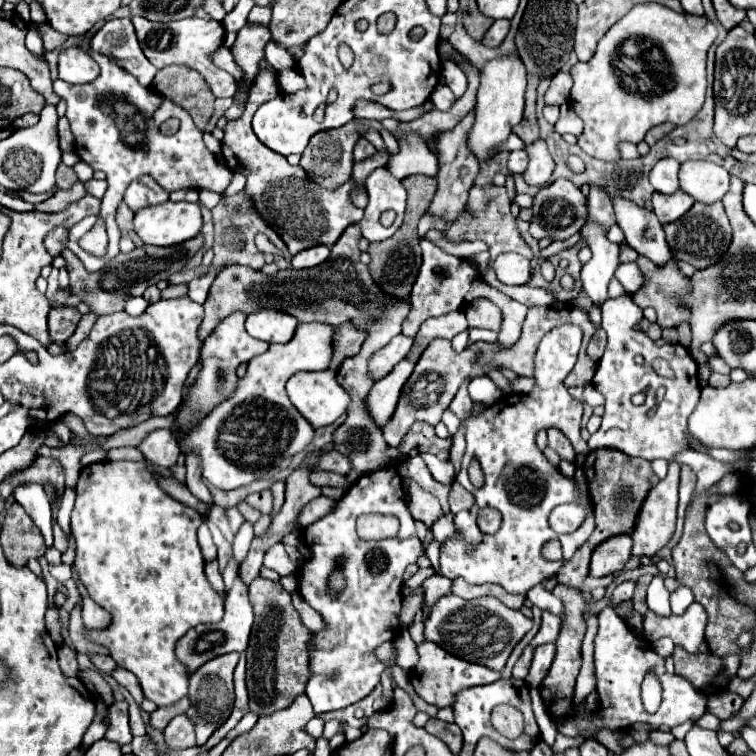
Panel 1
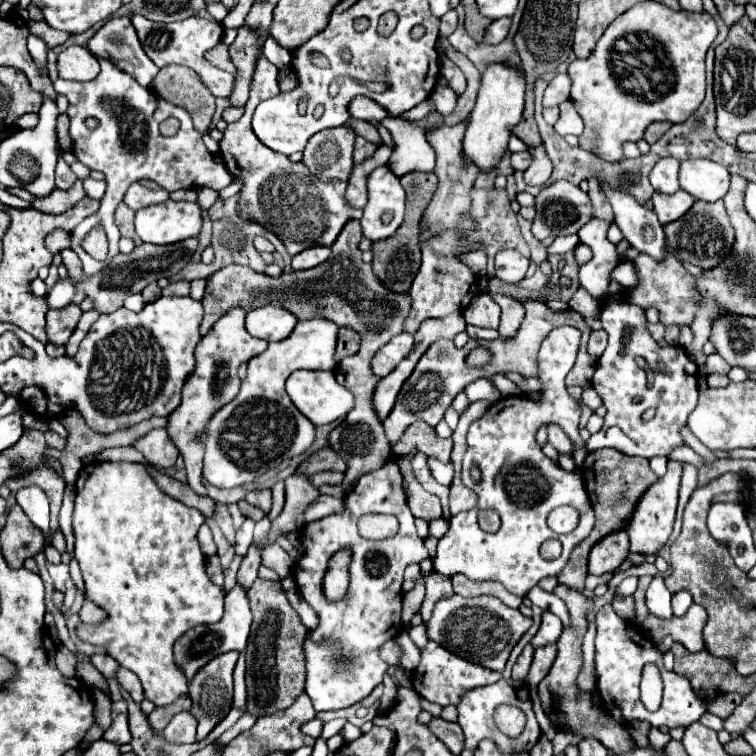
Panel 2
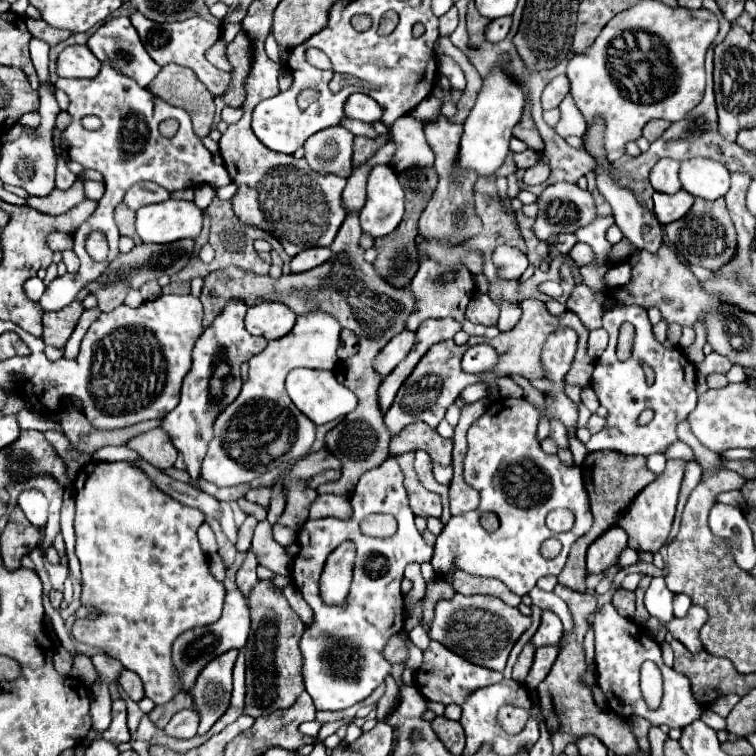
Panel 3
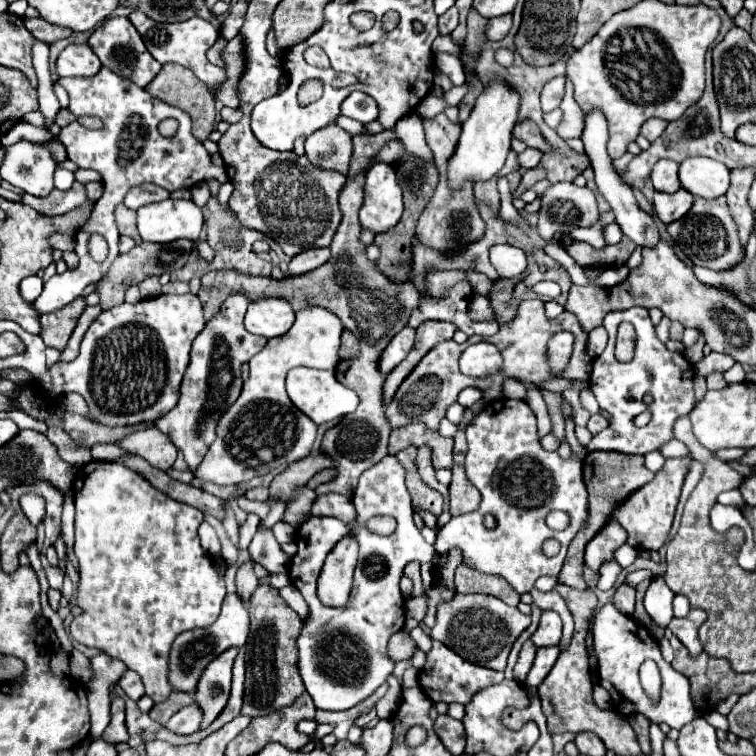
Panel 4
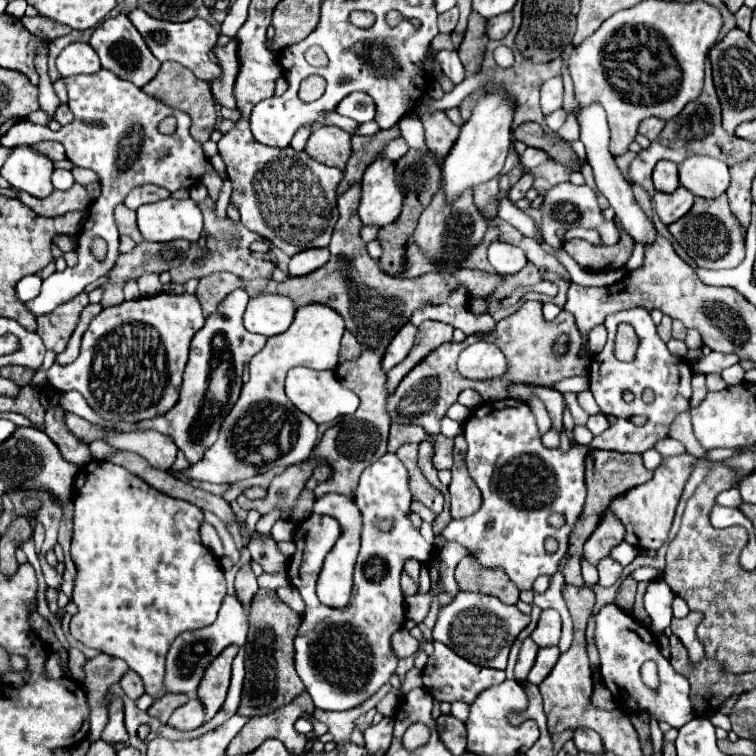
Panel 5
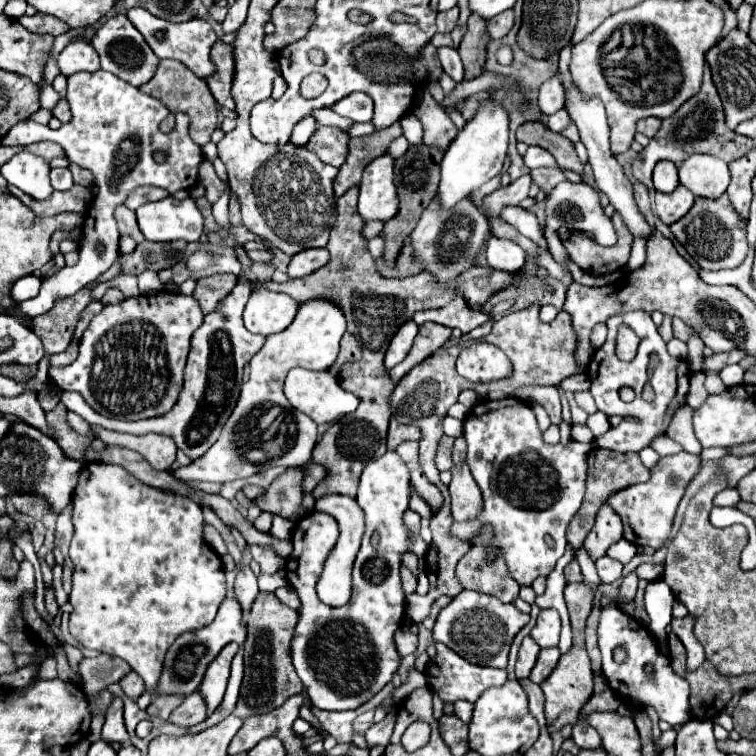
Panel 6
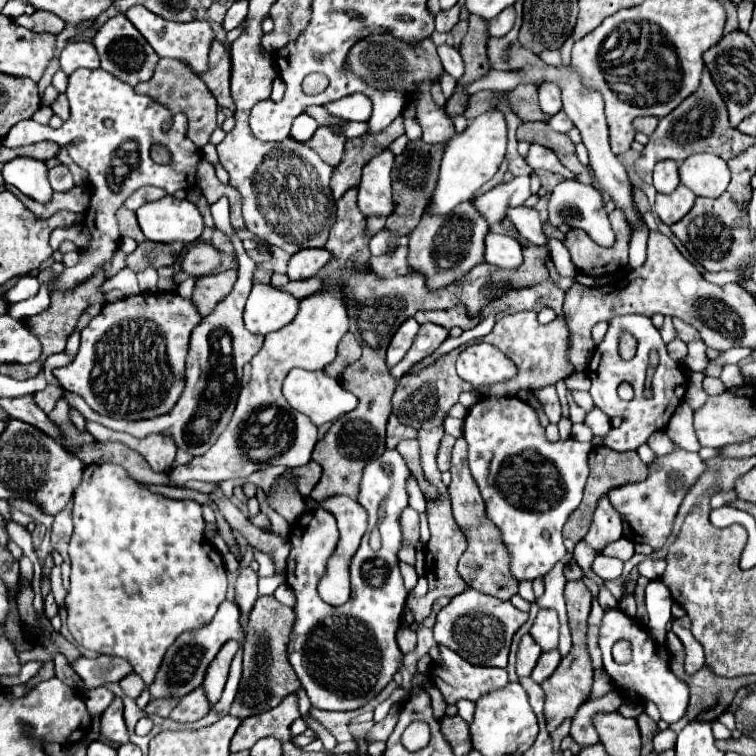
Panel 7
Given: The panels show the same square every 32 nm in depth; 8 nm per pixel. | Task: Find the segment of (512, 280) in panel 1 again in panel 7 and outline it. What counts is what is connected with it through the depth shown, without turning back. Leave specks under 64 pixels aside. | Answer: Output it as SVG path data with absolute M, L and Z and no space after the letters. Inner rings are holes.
M488 232L486 234L486 262L498 268L516 268L522 264L522 248L512 236Z

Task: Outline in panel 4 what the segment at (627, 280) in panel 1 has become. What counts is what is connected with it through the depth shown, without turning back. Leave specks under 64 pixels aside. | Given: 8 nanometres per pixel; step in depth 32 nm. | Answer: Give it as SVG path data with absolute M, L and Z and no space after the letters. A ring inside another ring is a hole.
M620 266L620 268L608 268L608 270L604 270L598 278L596 278L596 282L598 282L598 286L602 286L602 288L610 288L610 286L614 286L614 284L620 284L620 282L624 282L626 278L628 278L628 268L626 266Z

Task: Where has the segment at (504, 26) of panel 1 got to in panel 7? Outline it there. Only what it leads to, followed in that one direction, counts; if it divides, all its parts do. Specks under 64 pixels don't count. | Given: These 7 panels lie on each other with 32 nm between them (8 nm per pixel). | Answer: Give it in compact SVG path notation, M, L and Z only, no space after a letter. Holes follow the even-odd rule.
M514 6L504 8L504 12L500 12L500 16L496 16L496 20L488 22L488 32L490 36L504 36L512 26L514 26Z

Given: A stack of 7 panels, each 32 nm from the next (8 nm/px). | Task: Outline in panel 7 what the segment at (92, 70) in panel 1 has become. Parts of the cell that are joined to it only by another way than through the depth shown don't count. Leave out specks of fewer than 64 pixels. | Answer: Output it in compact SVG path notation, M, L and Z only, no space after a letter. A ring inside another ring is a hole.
M70 42L60 54L60 68L66 74L72 74L78 68L100 68L98 52L92 42Z

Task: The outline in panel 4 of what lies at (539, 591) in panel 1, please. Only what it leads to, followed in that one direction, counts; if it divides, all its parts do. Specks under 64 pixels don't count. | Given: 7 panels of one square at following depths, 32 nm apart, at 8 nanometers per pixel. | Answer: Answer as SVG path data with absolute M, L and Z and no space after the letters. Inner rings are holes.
M556 586L550 592L538 592L534 588L532 590L532 598L534 598L534 604L538 608L552 608L552 610L556 610L560 614L560 618L564 622L564 634L562 634L562 640L560 640L560 650L566 650L570 640L572 640L572 630L574 630L572 626L574 626L574 622L572 622L572 616L570 616L570 610L568 610L564 598L558 594Z

